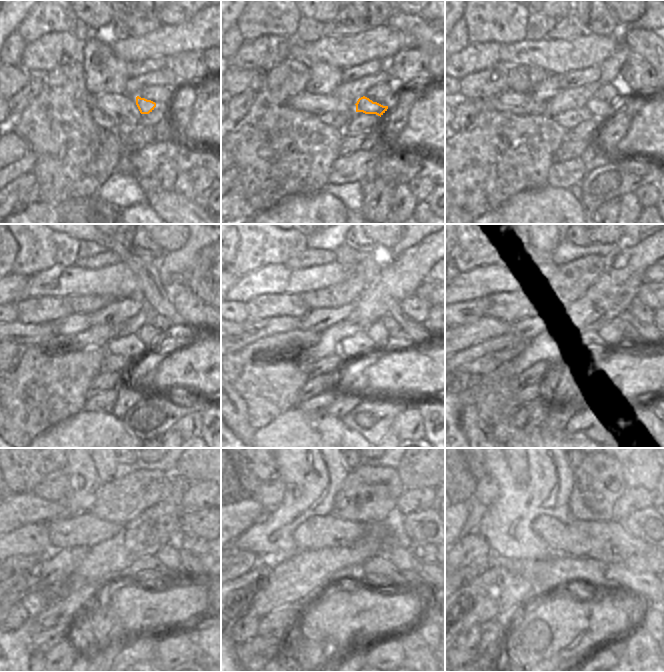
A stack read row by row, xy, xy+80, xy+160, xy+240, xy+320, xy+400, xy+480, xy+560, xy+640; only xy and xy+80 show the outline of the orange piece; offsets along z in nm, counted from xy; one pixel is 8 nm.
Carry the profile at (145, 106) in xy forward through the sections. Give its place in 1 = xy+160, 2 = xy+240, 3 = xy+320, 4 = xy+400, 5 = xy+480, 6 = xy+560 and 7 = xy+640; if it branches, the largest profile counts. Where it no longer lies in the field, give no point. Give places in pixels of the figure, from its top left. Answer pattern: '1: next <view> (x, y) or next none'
1: next xy+160 (597, 108)
2: next xy+240 (149, 335)
3: next xy+320 (377, 331)
4: next xy+400 (609, 332)
5: next xy+480 (169, 555)
6: next xy+560 (399, 556)
7: next xy+640 (637, 563)

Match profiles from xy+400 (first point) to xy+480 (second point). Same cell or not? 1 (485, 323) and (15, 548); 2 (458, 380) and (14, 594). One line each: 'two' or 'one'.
1: two
2: two

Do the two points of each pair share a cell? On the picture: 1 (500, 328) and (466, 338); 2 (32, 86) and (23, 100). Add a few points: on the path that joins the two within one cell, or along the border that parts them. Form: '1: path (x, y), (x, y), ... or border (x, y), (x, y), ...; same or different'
1: path (492, 328), (484, 328), (474, 333); same
2: path (30, 89), (23, 97); same

